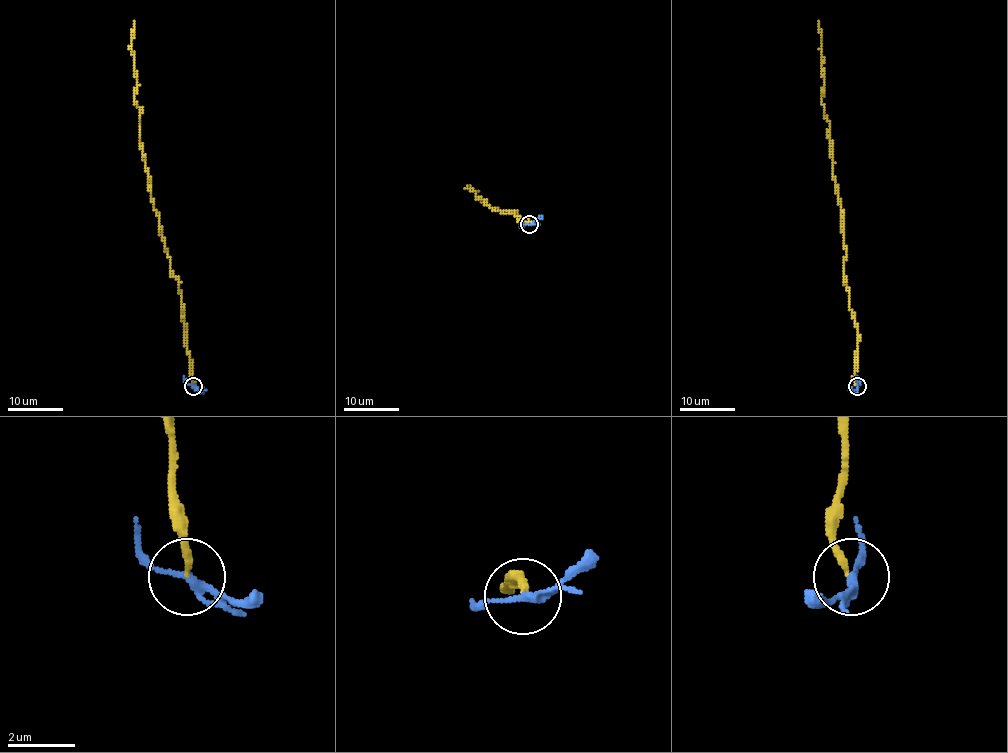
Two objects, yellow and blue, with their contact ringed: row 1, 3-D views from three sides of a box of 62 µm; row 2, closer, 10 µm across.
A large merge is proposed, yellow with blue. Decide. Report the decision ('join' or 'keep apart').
keep apart

